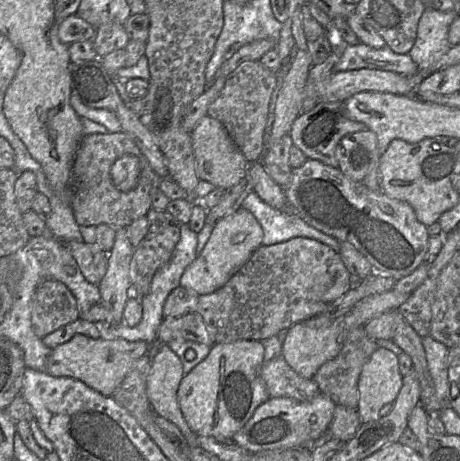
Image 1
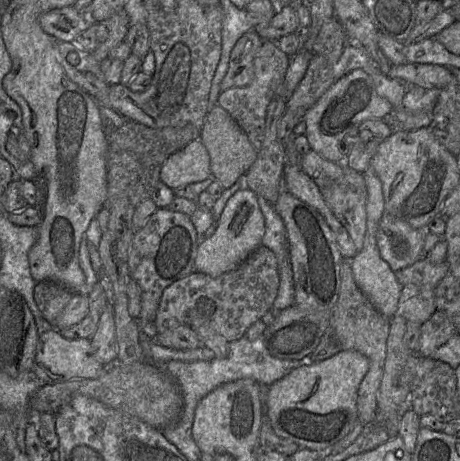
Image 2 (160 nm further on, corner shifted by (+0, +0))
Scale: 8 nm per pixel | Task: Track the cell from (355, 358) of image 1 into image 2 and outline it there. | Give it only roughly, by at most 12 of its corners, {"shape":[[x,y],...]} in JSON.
{"shape":[[343,257],[338,301],[309,361],[345,350],[368,358],[358,419],[375,418],[390,319],[376,310]]}

